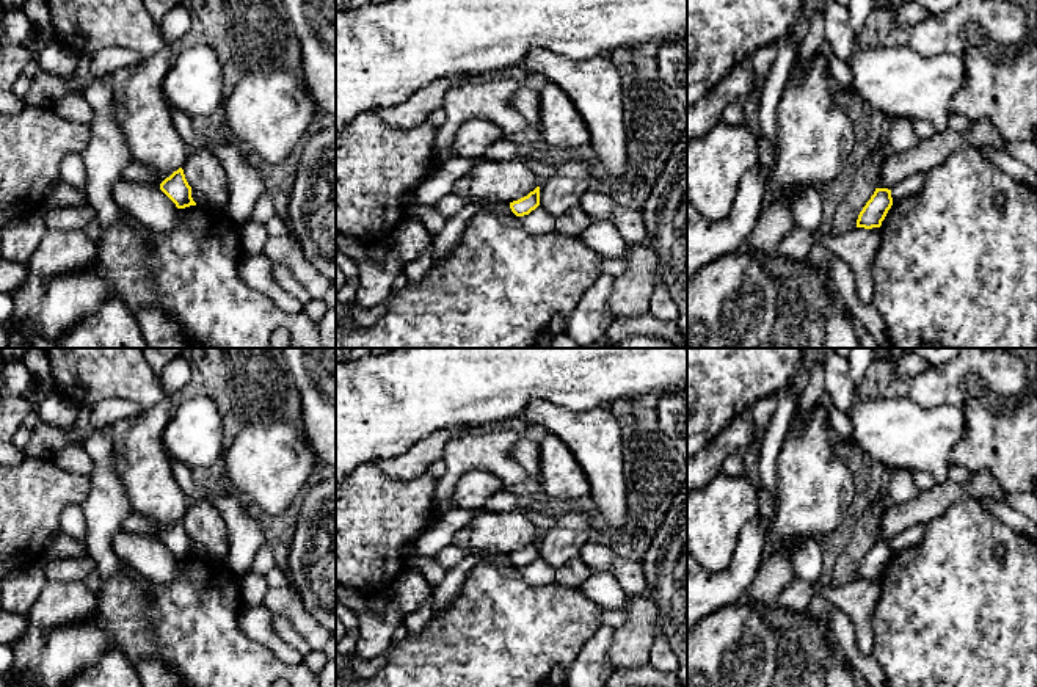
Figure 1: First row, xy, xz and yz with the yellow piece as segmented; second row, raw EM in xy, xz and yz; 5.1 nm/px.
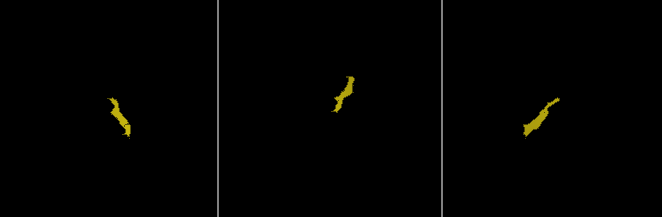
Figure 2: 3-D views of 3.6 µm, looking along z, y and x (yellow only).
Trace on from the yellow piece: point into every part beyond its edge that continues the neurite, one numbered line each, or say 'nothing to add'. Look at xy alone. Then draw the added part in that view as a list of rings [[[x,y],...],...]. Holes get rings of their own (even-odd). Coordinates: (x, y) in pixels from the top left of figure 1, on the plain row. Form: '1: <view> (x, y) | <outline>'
nothing to add

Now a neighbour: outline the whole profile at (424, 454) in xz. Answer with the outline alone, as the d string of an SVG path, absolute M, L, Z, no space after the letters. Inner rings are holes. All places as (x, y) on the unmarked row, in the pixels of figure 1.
M458 428L435 431L417 441L405 453L378 460L375 464L389 478L411 480L425 474L435 463L442 461L447 442L461 433Z

